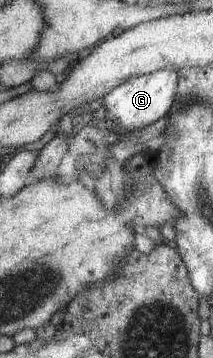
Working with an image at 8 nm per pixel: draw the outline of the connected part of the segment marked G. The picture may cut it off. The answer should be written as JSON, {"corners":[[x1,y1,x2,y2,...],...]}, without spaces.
{"corners":[[162,69,128,78,102,97,105,118,101,124,129,131,141,129,156,122,160,117,169,113,169,108,173,105,176,96,176,84,177,70,174,69]]}

